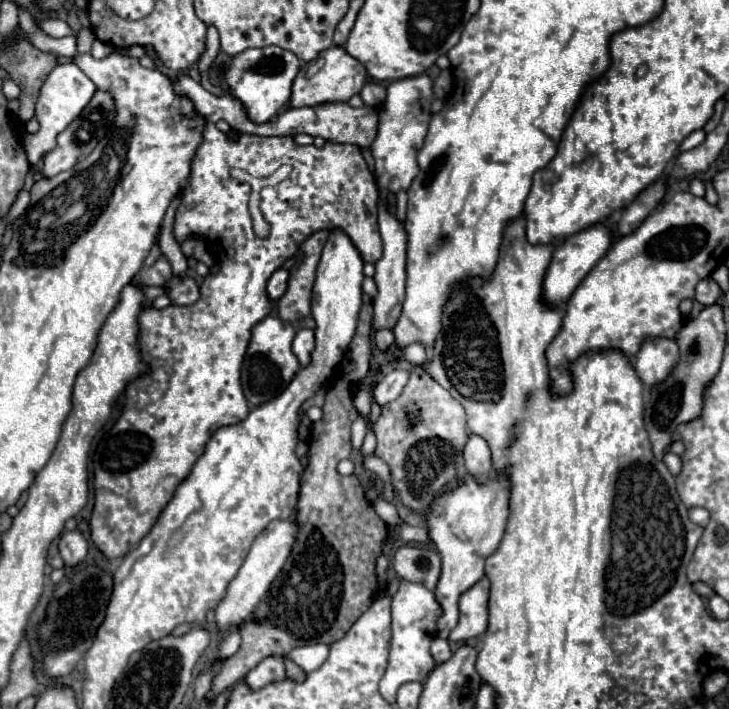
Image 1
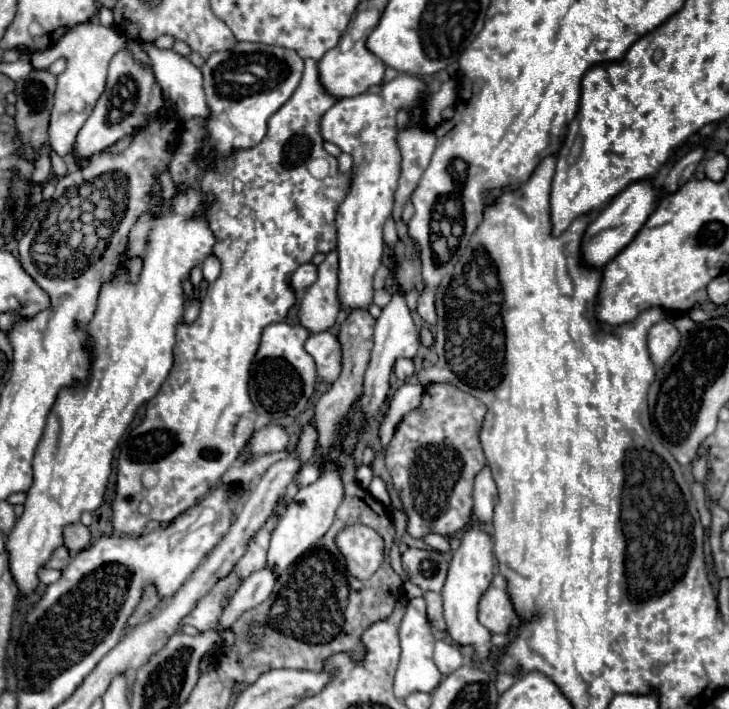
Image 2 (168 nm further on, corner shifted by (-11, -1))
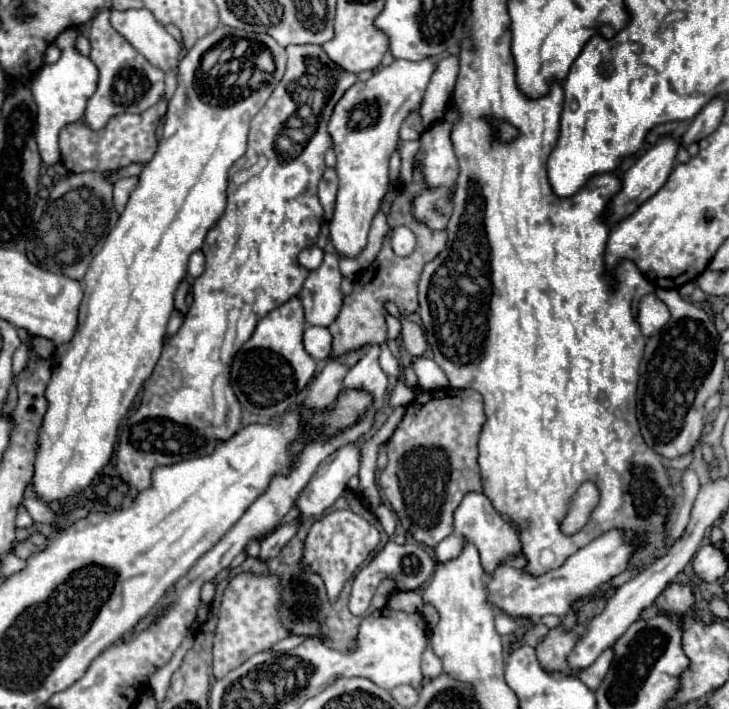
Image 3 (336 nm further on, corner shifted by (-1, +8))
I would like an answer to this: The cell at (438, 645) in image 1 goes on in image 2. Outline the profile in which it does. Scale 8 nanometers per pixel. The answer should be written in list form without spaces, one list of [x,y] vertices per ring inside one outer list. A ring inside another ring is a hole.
[[[436,641],[436,649],[434,649],[434,663],[440,669],[442,675],[450,675],[456,669],[460,669],[460,665],[464,663],[464,657],[460,655],[460,651],[456,647],[452,647],[450,643],[444,641]]]

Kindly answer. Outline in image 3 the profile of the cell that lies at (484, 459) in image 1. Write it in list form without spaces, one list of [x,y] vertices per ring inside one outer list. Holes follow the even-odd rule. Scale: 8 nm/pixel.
[[[468,492],[464,496],[464,500],[460,502],[460,506],[454,512],[454,532],[436,546],[436,558],[440,562],[446,562],[446,560],[458,556],[460,550],[464,548],[464,544],[468,544],[468,542],[472,542],[478,548],[486,574],[494,572],[494,568],[498,566],[500,560],[510,558],[510,556],[520,556],[520,540],[514,534],[514,528],[492,508],[492,504],[484,496],[484,492]]]

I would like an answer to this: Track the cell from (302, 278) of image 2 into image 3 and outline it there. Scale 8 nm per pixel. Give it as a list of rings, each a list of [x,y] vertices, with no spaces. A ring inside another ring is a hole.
[[[310,246],[310,248],[304,248],[300,254],[298,254],[298,264],[306,270],[314,270],[322,264],[322,256],[324,252],[318,248],[318,246]]]

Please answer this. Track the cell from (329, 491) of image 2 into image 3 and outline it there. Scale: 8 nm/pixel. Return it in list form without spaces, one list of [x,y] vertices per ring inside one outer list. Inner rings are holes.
[[[348,444],[334,454],[330,454],[314,472],[302,496],[294,500],[294,508],[298,510],[296,522],[302,524],[308,518],[320,518],[326,508],[330,508],[340,494],[344,492],[348,480],[358,474],[360,466],[360,450],[356,444]]]

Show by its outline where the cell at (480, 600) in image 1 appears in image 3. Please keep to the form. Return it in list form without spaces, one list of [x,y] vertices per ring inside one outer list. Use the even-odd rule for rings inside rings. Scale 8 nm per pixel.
[[[610,530],[602,534],[600,538],[592,540],[588,546],[580,548],[576,554],[572,554],[564,566],[558,570],[550,570],[544,576],[530,576],[518,568],[510,566],[498,566],[490,576],[486,584],[488,600],[490,604],[510,618],[540,618],[546,614],[564,616],[572,610],[572,602],[588,596],[602,584],[610,582],[614,576],[626,570],[628,558],[632,554],[634,546],[626,544],[620,530]]]

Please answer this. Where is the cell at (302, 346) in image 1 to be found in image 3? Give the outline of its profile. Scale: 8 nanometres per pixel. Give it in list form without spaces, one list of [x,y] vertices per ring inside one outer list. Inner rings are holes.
[[[308,326],[304,330],[304,348],[314,360],[326,360],[332,348],[332,336],[324,326]]]

